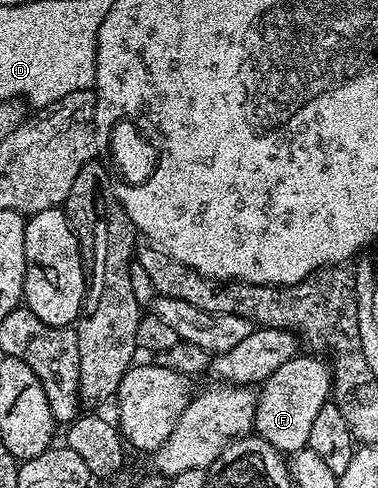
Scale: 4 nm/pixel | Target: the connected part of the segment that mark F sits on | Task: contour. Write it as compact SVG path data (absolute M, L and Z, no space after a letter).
M296 356L281 364L271 376L261 383L257 397L259 403L255 409L254 433L264 438L273 448L277 448L284 456L294 456L299 450L308 449L309 432L312 431L313 420L323 405L331 398L331 367L319 356Z

